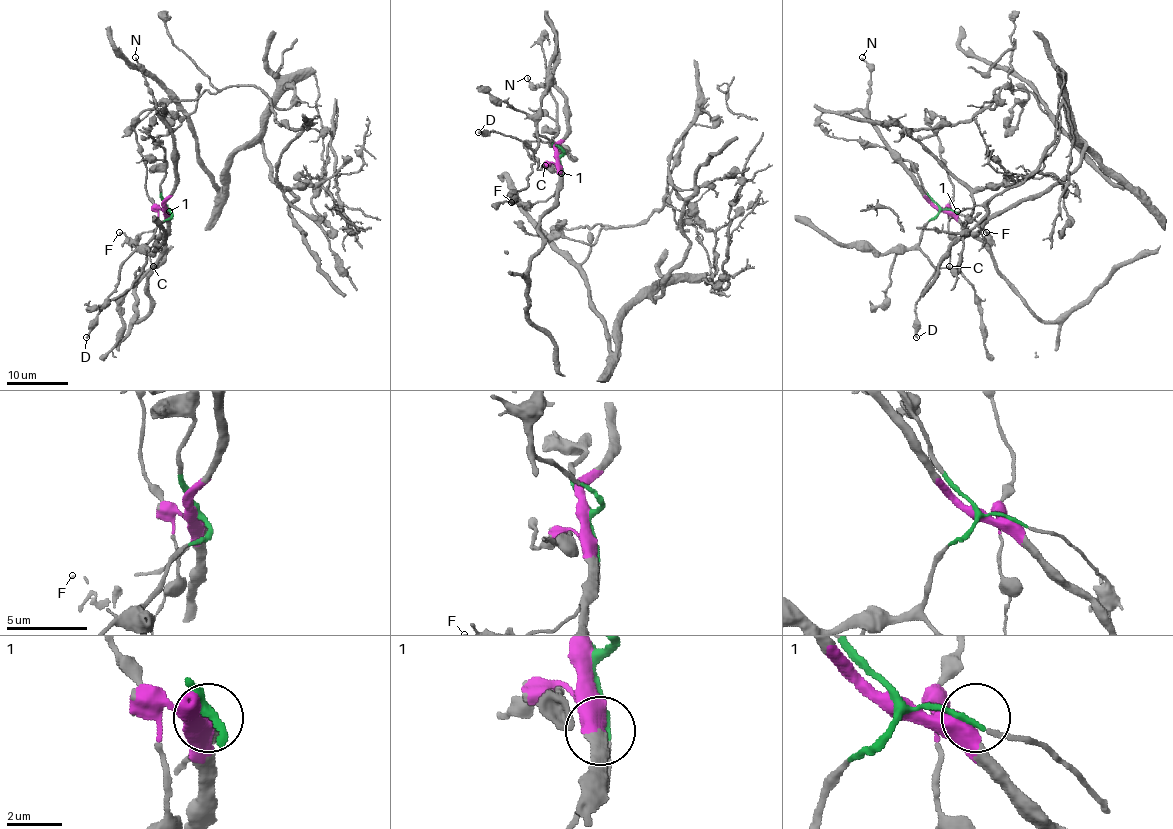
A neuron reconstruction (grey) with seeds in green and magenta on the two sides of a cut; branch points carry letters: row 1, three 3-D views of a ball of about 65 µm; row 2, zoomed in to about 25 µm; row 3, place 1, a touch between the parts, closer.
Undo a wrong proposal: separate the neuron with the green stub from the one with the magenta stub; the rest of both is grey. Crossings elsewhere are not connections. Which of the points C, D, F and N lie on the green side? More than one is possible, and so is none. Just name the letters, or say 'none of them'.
D, F

